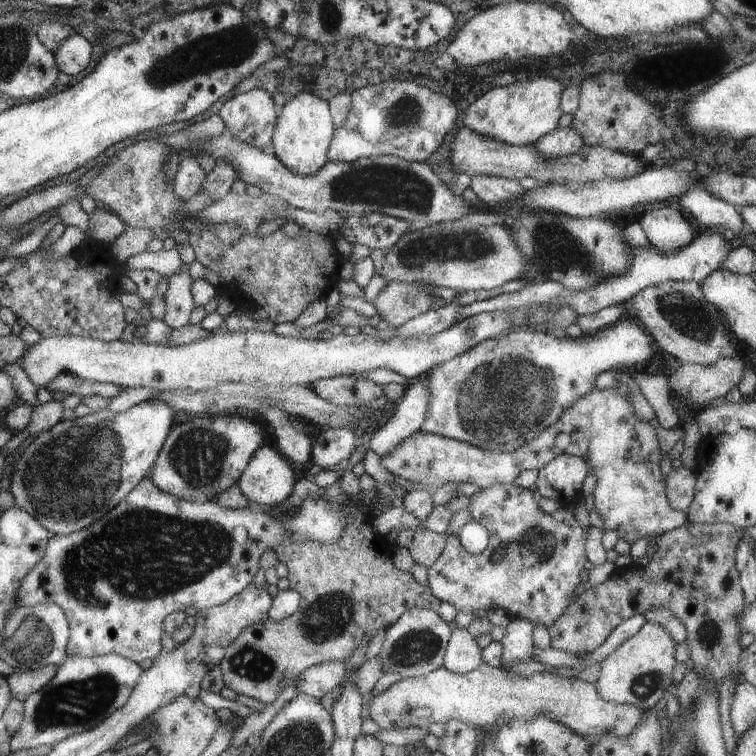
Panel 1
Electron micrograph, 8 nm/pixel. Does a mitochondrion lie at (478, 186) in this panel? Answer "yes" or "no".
no

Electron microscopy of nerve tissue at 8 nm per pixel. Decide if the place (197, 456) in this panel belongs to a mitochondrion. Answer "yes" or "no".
yes

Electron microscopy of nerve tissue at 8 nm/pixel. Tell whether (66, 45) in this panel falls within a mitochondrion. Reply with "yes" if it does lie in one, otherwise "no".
no

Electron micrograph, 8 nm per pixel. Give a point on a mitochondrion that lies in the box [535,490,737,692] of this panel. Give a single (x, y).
(709, 633)

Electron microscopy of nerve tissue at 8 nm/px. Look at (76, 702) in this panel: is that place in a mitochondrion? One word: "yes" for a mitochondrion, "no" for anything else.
yes

